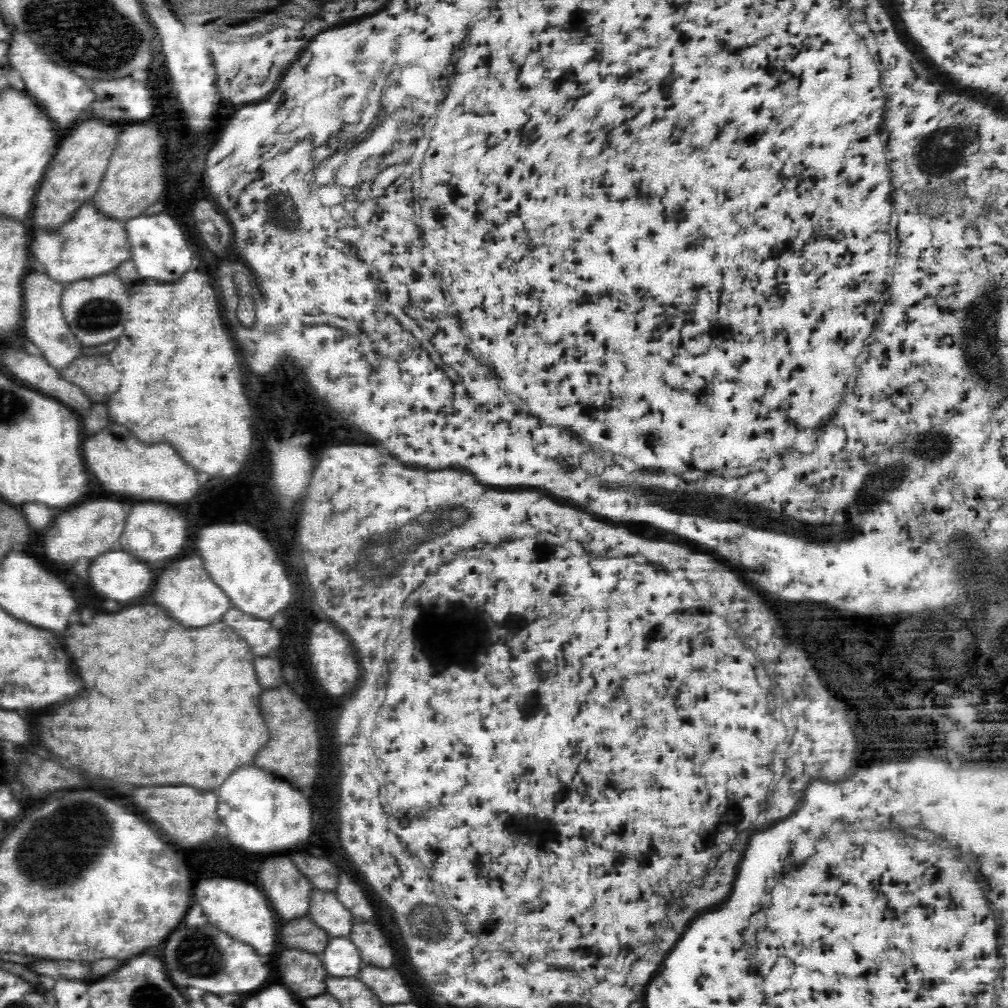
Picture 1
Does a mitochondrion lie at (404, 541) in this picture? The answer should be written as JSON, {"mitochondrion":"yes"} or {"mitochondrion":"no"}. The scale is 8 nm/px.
{"mitochondrion":"yes"}

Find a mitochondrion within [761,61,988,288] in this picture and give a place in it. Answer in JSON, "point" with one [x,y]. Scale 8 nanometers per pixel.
{"point":[940,141]}

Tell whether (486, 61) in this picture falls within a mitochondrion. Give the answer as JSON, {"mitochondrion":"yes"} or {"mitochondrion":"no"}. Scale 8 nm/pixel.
{"mitochondrion":"no"}

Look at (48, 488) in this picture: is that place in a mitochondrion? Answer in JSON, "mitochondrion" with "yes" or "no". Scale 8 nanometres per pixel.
{"mitochondrion":"no"}

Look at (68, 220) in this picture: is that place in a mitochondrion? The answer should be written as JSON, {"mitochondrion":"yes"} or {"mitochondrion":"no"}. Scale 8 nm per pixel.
{"mitochondrion":"no"}

